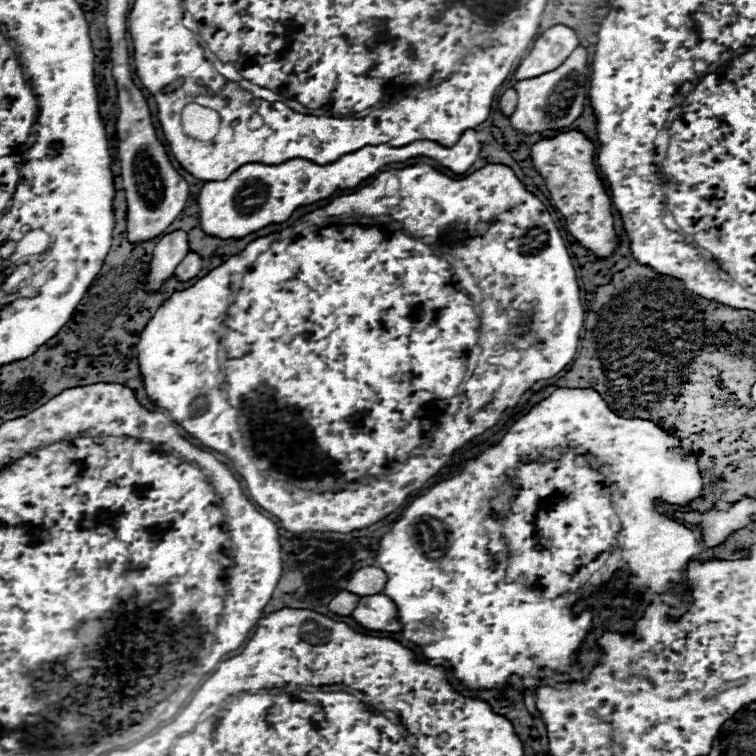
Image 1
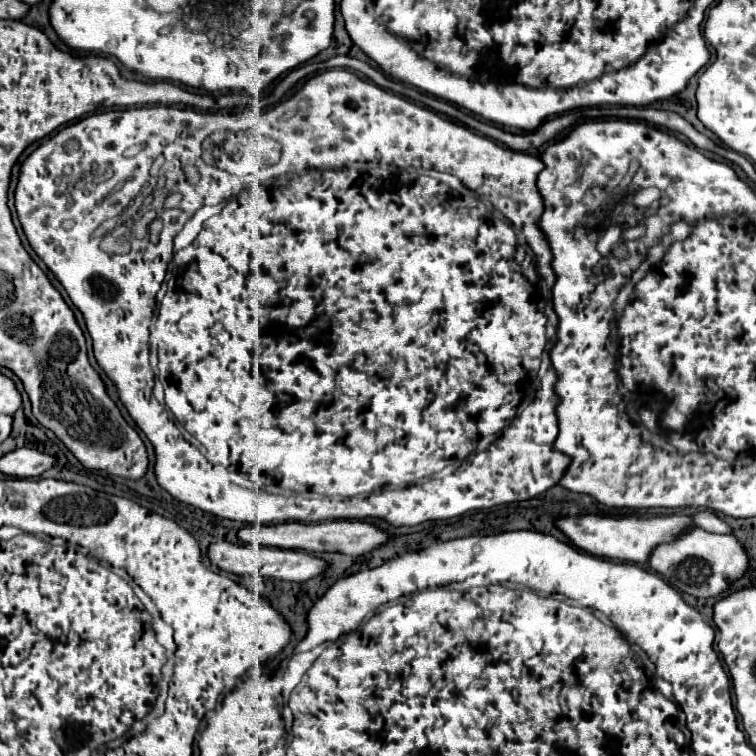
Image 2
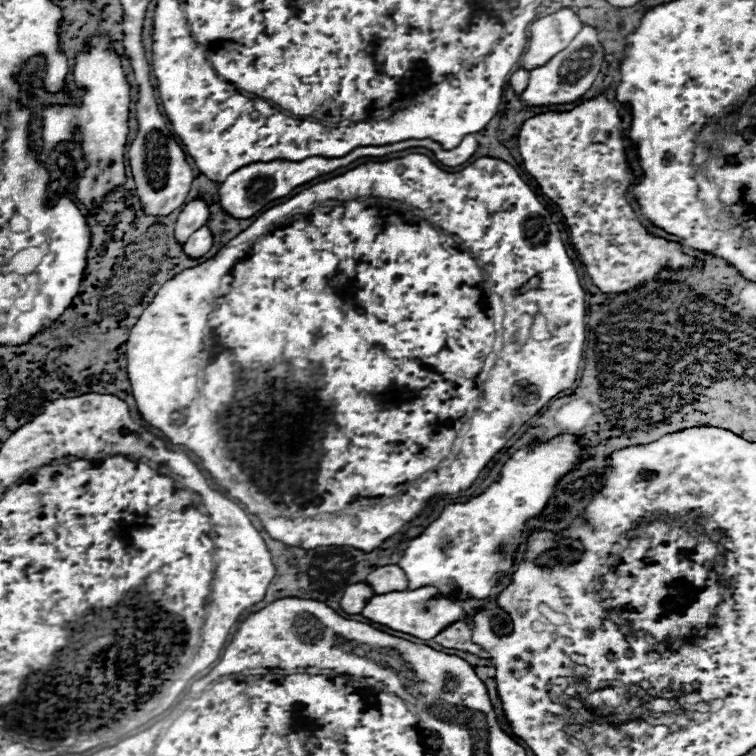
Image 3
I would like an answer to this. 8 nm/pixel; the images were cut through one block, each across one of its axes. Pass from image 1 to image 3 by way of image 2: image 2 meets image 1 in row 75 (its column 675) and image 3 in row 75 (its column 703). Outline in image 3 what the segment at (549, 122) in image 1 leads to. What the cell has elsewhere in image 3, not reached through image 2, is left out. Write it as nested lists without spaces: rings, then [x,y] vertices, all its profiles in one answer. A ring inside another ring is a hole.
[[[584,26],[580,34],[570,42],[568,48],[564,48],[560,54],[556,54],[550,62],[530,72],[530,80],[526,90],[522,92],[520,100],[526,106],[550,106],[550,104],[572,104],[580,100],[590,86],[594,84],[600,66],[604,60],[602,44],[598,42],[598,34],[592,26]]]

